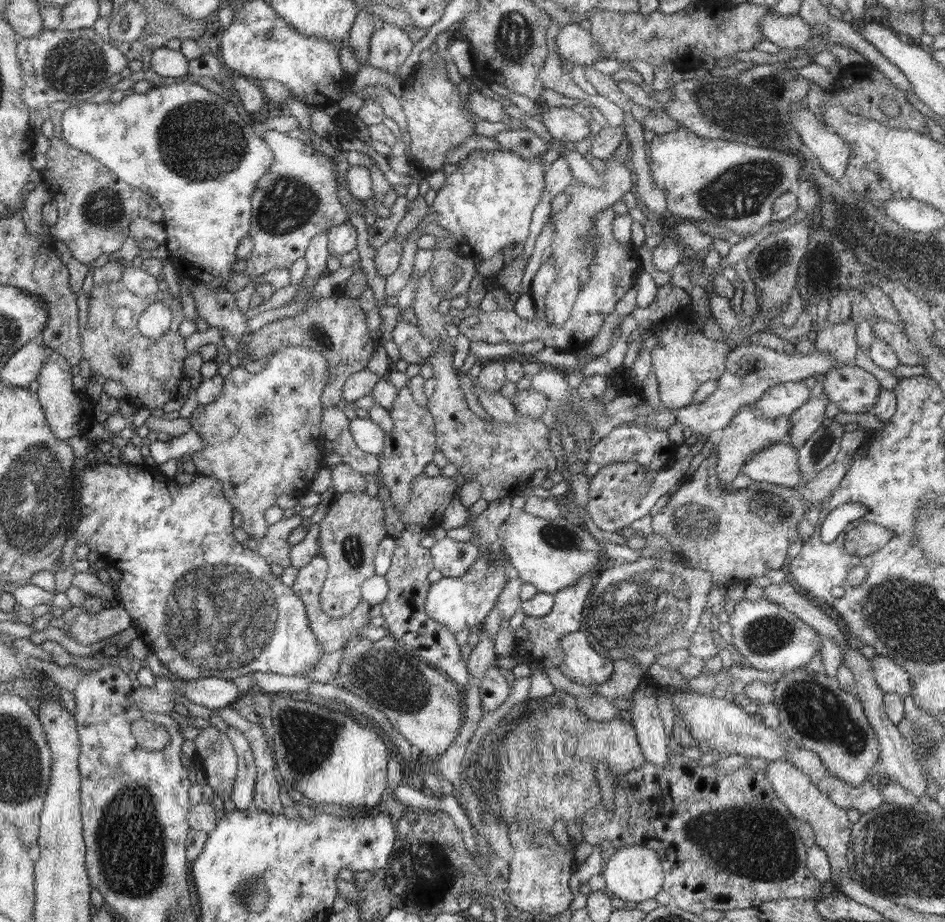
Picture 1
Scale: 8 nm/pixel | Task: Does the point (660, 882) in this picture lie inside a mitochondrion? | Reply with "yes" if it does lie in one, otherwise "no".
no

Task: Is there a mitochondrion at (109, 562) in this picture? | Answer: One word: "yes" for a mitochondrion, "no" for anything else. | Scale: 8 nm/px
no

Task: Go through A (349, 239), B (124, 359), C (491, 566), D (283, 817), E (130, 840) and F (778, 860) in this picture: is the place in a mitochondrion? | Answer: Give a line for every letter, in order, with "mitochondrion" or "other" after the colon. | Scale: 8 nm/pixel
A: other
B: mitochondrion
C: mitochondrion
D: other
E: mitochondrion
F: mitochondrion

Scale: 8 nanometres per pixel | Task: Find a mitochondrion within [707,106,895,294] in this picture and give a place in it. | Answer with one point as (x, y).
(773, 258)

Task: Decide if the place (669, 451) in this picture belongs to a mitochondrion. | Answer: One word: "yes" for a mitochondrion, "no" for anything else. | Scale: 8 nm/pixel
no

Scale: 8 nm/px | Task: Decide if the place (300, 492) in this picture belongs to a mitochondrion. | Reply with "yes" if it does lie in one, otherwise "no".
no

